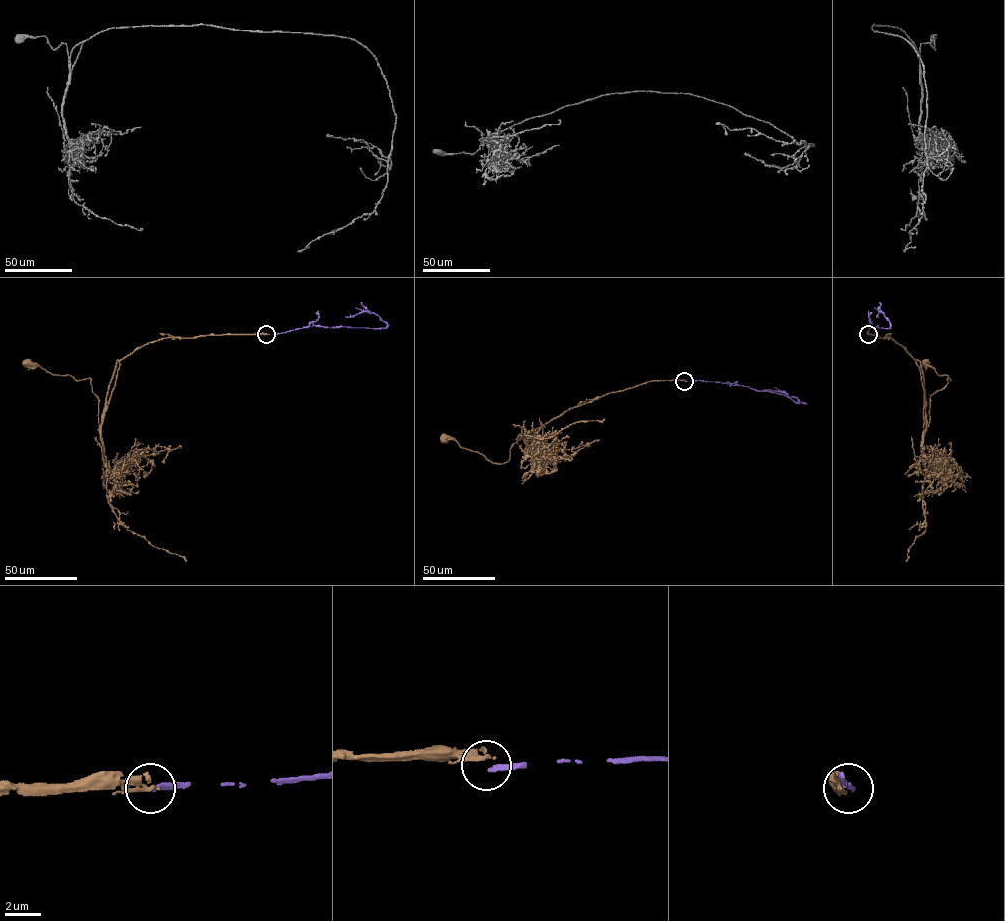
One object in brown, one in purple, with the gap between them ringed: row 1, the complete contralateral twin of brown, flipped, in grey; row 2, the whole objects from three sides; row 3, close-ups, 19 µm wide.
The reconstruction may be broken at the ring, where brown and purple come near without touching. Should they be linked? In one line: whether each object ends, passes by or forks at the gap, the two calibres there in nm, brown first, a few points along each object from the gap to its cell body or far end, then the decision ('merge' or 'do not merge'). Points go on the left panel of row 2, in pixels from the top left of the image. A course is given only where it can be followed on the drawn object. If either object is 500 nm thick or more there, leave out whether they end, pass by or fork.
brown ends; purple ends; calibres 320 and 260 nm; course brown (266, 334), (163, 338), (137, 348), (116, 363), (99, 427), (99, 398), (90, 378), (76, 380), (27, 363); course purple (266, 334), (307, 327), (310, 323), (329, 327), (387, 325), (377, 315), (366, 311), (345, 316); do not merge

